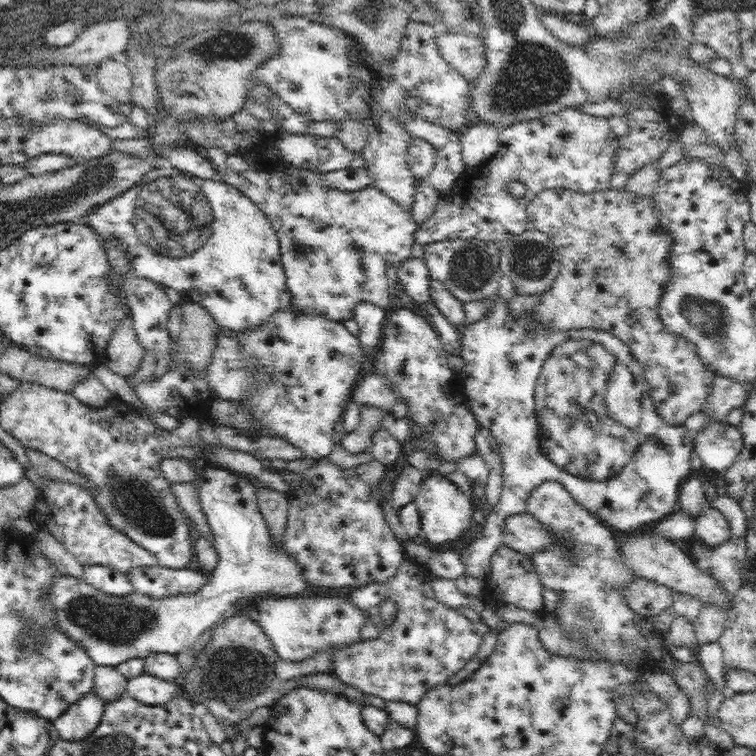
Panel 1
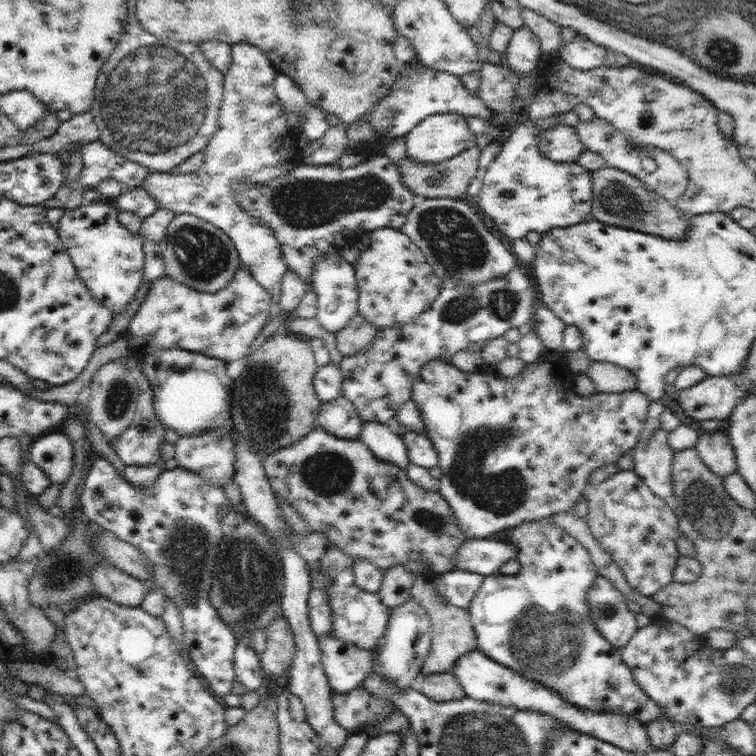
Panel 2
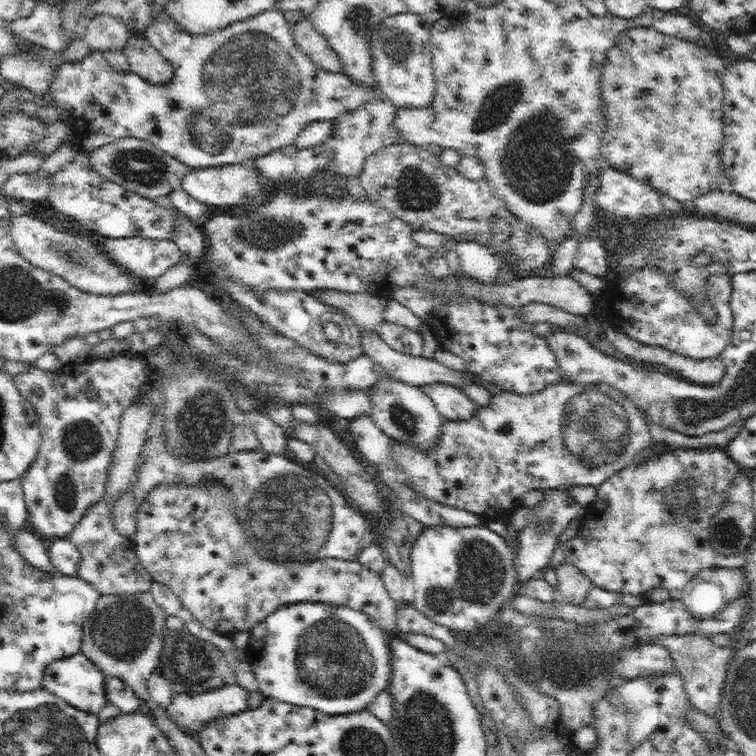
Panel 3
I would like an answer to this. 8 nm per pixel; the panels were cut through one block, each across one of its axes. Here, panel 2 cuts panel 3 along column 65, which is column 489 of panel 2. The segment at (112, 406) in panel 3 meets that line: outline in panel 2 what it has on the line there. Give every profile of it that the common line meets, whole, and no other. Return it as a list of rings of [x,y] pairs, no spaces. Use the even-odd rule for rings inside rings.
[[[546,356],[539,358],[534,364],[525,364],[524,370],[514,376],[514,378],[500,378],[497,374],[483,374],[479,372],[464,372],[454,363],[444,362],[444,360],[430,360],[422,366],[422,370],[414,376],[412,384],[411,398],[414,399],[416,406],[422,413],[422,422],[424,423],[425,434],[434,444],[438,452],[439,467],[441,468],[441,477],[437,482],[439,494],[446,500],[451,509],[453,520],[458,524],[458,528],[464,532],[466,539],[489,539],[494,538],[494,532],[513,528],[524,522],[540,520],[546,517],[552,517],[554,514],[566,512],[574,508],[583,498],[584,494],[590,489],[589,477],[597,468],[616,464],[617,460],[633,449],[638,442],[638,434],[648,418],[648,408],[650,400],[646,398],[637,388],[624,392],[602,392],[594,394],[592,397],[583,397],[576,394],[576,390],[566,390],[558,380],[556,380],[556,364],[546,362]]]

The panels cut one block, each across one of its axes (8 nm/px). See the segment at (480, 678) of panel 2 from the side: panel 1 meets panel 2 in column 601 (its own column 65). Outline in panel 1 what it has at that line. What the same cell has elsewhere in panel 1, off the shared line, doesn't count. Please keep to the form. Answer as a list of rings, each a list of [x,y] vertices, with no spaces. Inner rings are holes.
[[[90,691],[80,700],[71,704],[56,720],[54,726],[58,729],[59,738],[64,740],[82,740],[97,726],[104,712],[105,700]]]

